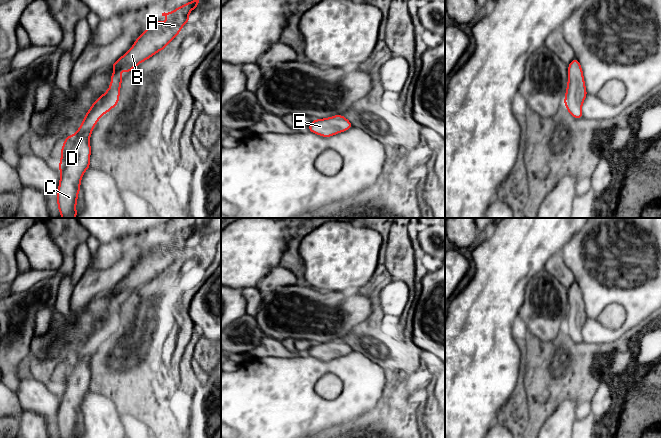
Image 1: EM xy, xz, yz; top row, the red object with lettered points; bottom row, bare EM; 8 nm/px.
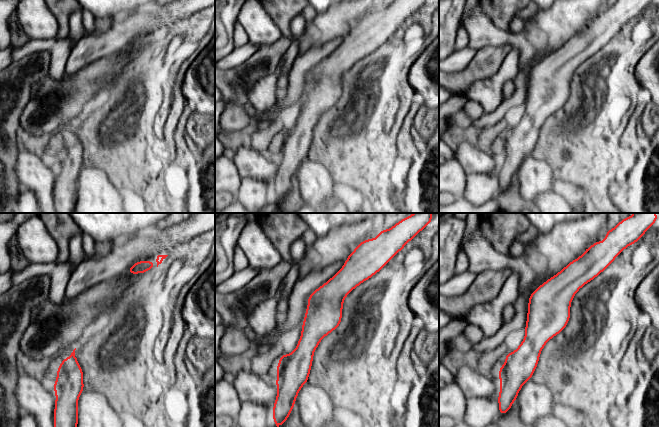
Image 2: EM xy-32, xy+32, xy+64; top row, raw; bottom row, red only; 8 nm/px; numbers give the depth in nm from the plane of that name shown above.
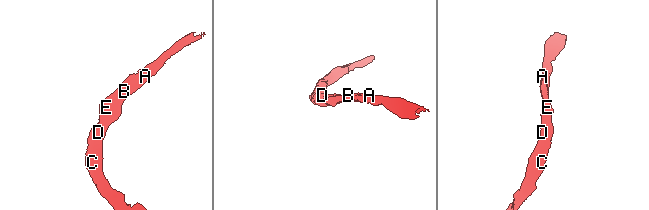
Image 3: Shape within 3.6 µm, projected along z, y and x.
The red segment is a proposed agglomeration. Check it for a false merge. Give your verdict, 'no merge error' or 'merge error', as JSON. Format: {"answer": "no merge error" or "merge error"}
{"answer": "no merge error"}

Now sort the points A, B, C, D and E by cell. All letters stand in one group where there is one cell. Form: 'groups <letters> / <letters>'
groups A B C D E

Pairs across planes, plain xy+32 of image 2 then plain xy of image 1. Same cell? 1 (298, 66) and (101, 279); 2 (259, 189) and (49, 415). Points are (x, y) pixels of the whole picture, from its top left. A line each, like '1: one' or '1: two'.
1: one
2: two

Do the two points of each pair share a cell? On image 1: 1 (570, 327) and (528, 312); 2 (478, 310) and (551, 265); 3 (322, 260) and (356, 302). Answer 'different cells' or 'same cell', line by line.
1: same cell
2: different cells
3: different cells

